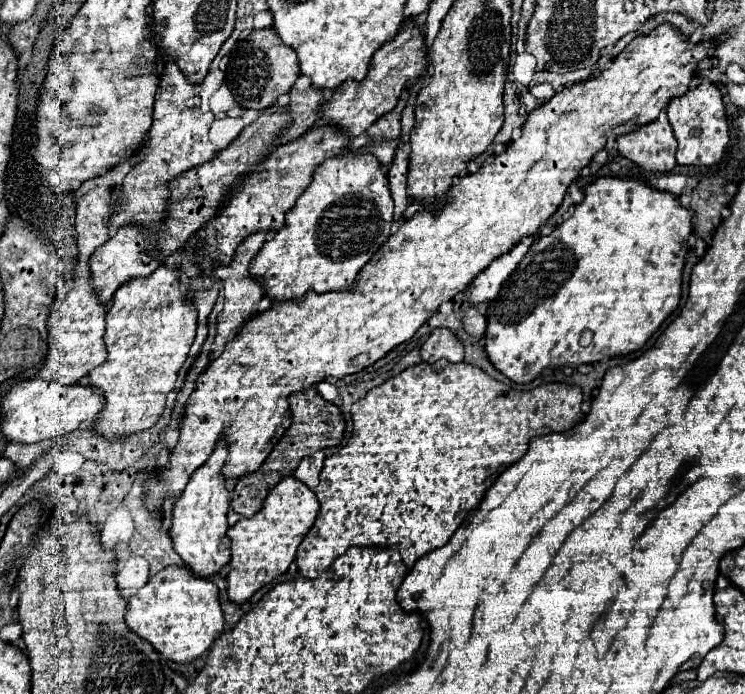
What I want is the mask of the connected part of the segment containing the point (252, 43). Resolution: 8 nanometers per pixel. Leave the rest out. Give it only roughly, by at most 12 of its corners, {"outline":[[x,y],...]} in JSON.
{"outline":[[273,29],[229,55],[235,101],[271,107],[299,77],[297,55]]}

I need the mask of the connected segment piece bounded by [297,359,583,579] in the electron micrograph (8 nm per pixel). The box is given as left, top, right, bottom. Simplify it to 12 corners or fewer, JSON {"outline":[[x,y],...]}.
{"outline":[[419,363],[353,405],[297,549],[411,569],[579,387]]}

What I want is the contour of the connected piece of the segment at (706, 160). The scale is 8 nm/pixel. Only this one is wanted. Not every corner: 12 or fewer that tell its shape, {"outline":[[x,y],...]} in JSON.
{"outline":[[721,91],[671,99],[679,165],[711,167],[729,145]]}

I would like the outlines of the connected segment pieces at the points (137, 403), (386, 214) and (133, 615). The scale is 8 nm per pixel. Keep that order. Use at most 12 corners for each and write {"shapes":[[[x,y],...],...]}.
{"shapes":[[[179,267],[123,283],[107,309],[95,429],[157,423],[195,339]],[[373,155],[321,163],[251,261],[271,301],[347,289],[389,239]],[[169,565],[129,599],[125,623],[169,661],[223,631],[219,589]]]}

